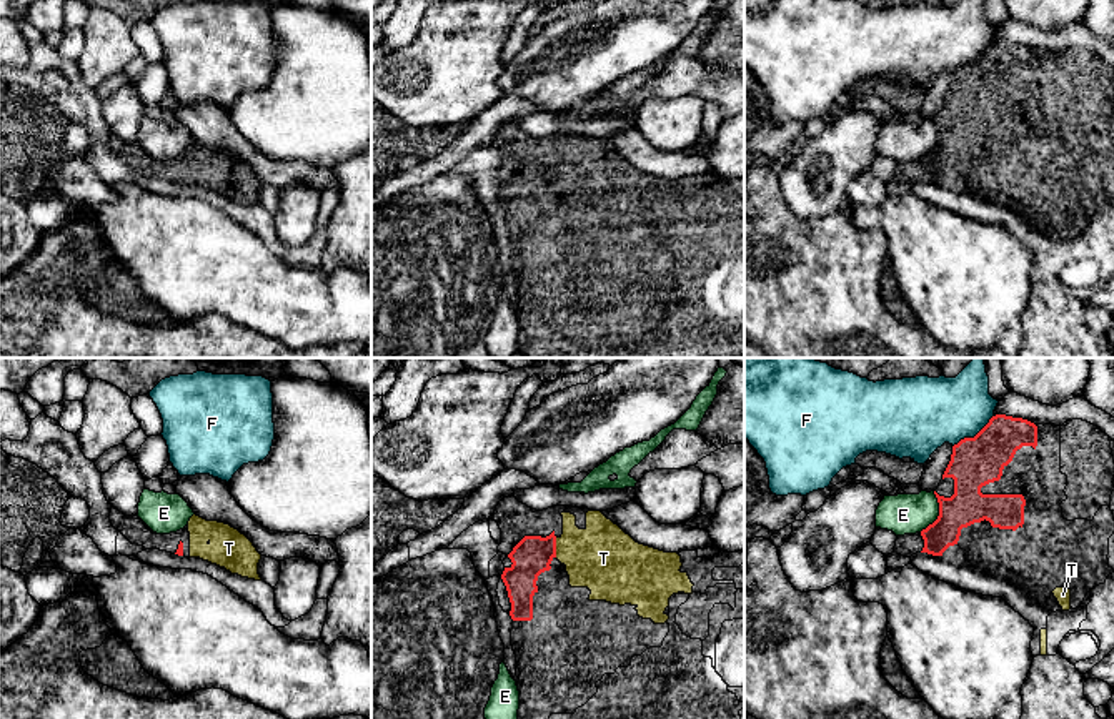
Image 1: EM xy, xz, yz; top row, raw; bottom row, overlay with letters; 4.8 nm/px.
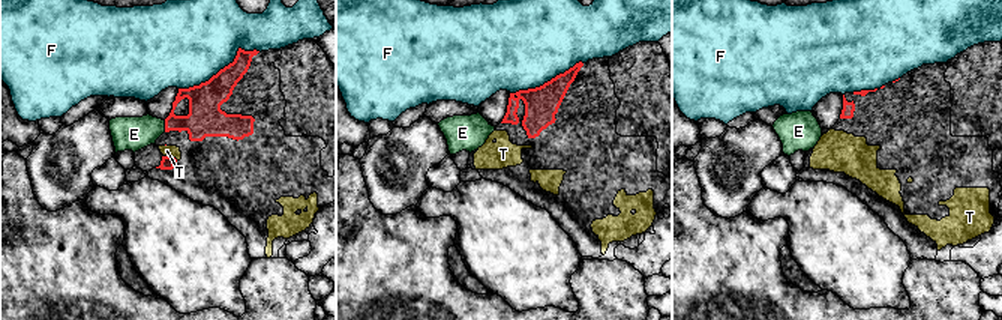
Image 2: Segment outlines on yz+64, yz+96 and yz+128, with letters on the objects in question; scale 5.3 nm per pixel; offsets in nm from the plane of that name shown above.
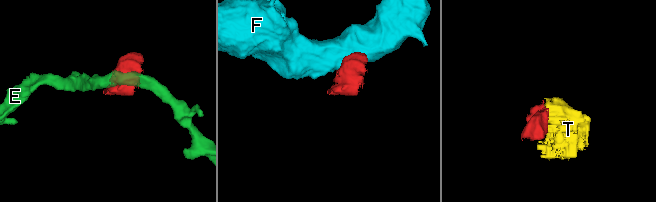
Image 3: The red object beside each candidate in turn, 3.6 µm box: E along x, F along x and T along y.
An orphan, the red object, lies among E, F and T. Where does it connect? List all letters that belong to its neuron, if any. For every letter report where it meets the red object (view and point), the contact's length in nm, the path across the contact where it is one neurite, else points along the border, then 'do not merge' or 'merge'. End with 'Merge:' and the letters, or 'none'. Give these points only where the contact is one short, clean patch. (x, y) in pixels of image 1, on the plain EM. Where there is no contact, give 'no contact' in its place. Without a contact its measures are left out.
E: yz (939, 140) | 220 nm | do not merge
F: yz (976, 62) | 260 nm | do not merge
T: xz (555, 175) | 100 nm | across xz (533, 182), (555, 175), (603, 185) | merge
Merge: T

